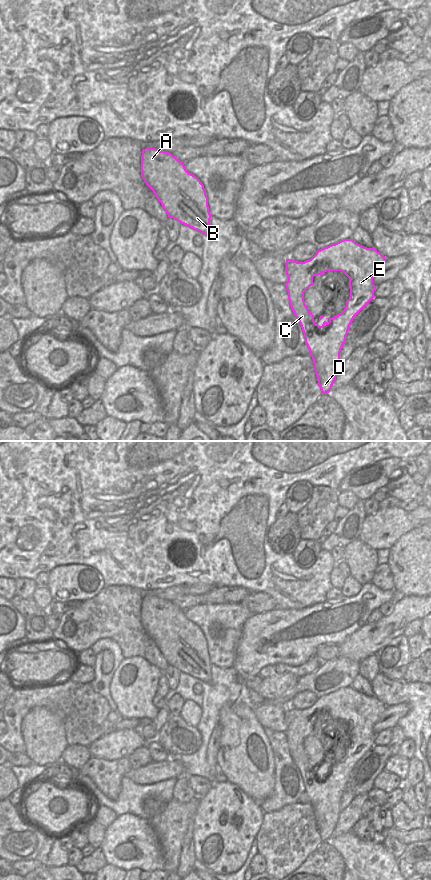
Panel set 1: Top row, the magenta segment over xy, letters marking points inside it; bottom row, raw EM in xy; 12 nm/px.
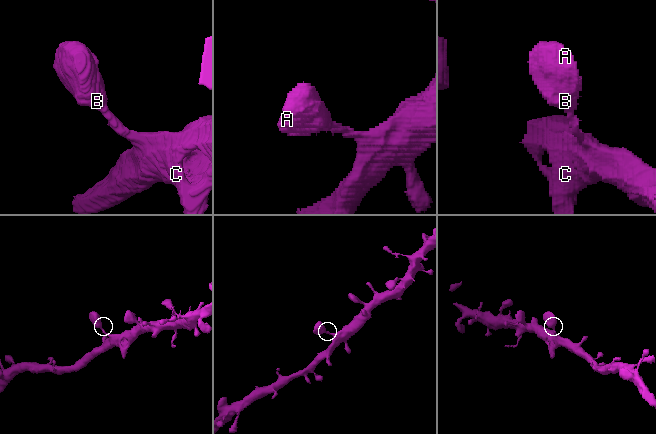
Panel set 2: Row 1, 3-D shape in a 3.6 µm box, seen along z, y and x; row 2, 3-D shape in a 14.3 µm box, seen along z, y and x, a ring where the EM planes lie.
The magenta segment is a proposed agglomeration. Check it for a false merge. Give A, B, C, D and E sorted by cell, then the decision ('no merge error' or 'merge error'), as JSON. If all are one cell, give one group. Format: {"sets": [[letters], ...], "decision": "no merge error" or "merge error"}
{"sets": [["A", "B", "C", "D", "E"]], "decision": "no merge error"}

